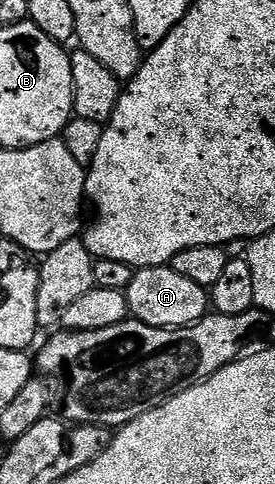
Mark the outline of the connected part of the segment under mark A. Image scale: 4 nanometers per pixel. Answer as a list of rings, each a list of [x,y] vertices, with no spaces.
[[[172,265],[140,267],[125,290],[125,299],[130,315],[136,321],[164,330],[195,324],[211,310],[210,291],[195,284],[195,280],[187,280],[187,276],[179,276],[179,272],[175,272]]]

